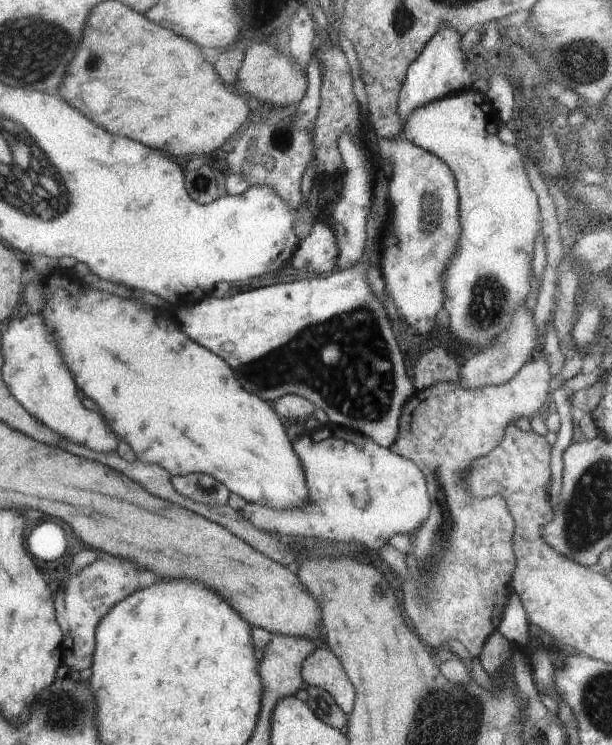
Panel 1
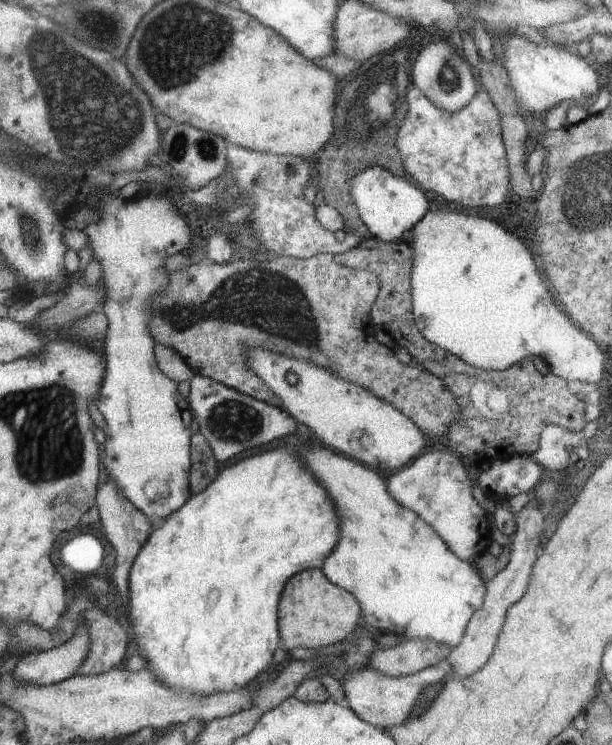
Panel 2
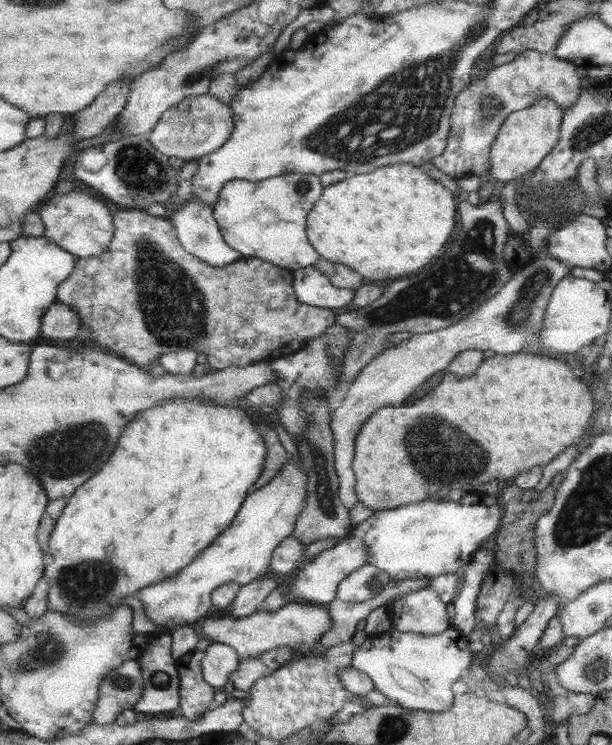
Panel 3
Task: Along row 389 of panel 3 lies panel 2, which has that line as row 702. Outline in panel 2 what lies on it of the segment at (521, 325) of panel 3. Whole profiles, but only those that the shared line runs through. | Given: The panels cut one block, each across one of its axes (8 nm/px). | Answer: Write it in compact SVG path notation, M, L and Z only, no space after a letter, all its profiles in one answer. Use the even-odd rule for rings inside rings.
M444 659L416 674L399 676L398 678L380 674L380 672L376 672L369 667L362 668L360 672L346 676L341 685L348 701L348 708L358 718L376 728L386 729L388 726L396 726L406 722L406 718L410 716L413 705L420 698L422 690L426 690L428 686L434 686L434 684L440 684L440 682L444 683L446 680L450 680L452 676L452 666Z

